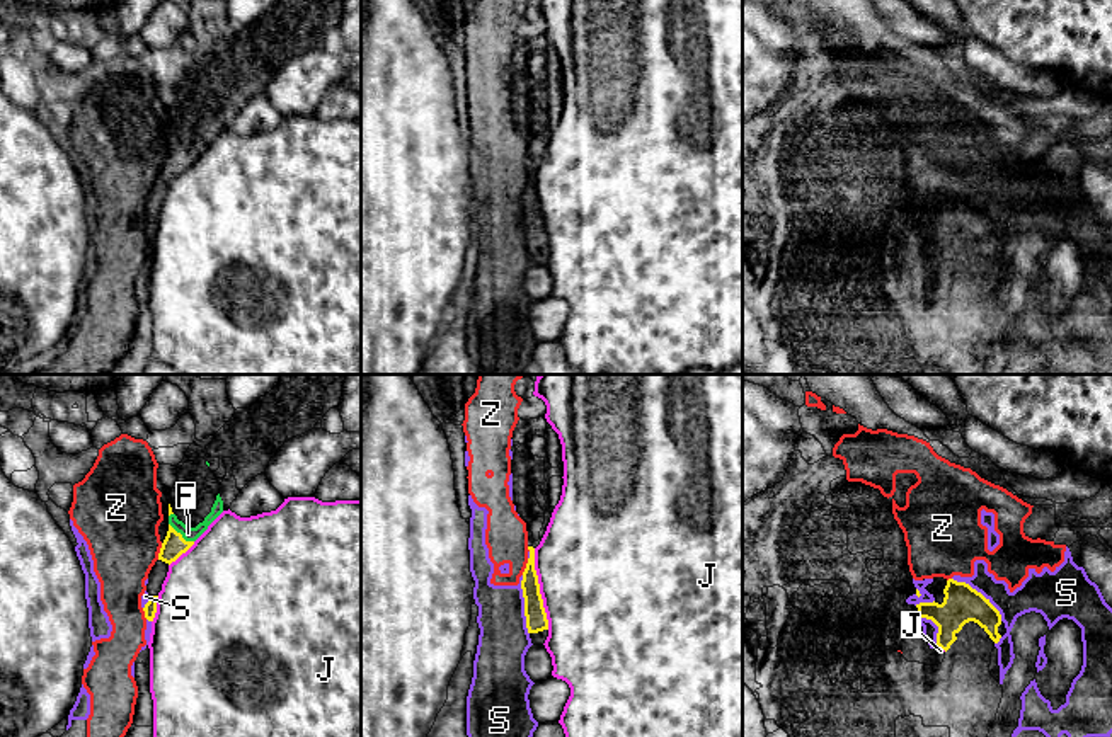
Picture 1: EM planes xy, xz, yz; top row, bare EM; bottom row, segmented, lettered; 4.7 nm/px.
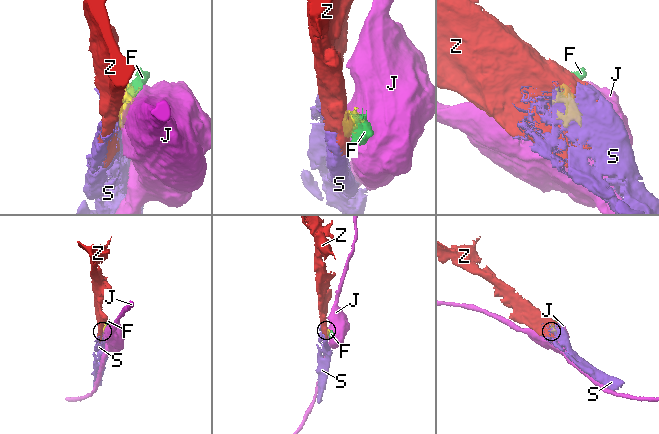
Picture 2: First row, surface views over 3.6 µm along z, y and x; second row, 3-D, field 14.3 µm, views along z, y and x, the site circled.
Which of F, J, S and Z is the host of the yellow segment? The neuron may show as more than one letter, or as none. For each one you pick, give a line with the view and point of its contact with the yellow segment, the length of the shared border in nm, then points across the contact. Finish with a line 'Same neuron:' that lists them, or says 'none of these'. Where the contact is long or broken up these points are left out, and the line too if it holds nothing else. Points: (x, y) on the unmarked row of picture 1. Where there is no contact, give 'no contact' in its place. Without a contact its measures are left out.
F: meets yellow in xy at (181, 154); contact 150 nm long; runs through xy (174, 164), (181, 154), (188, 152)
Same neuron: F

